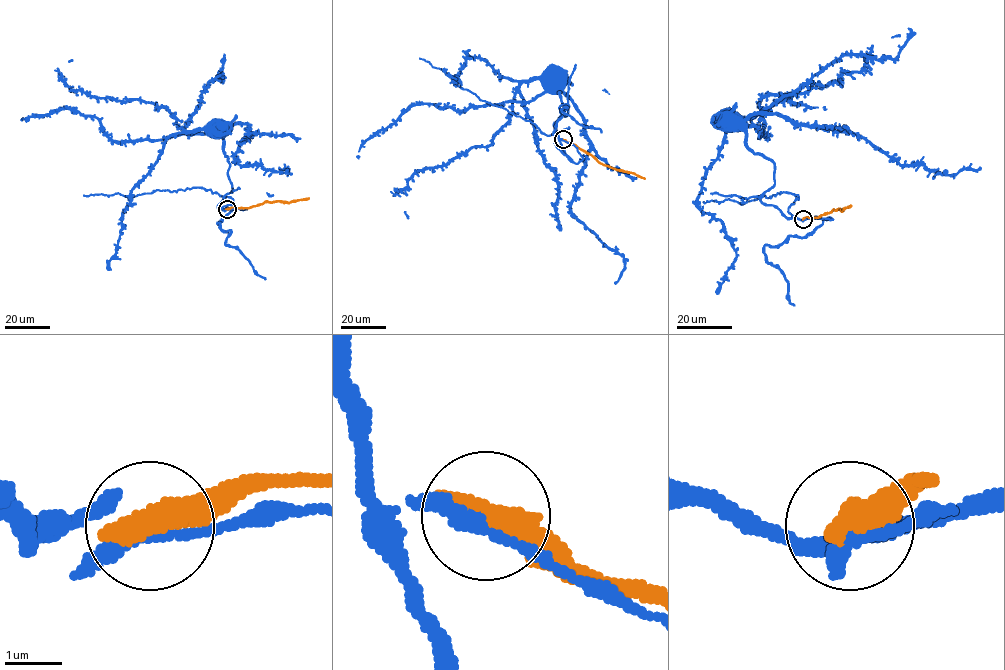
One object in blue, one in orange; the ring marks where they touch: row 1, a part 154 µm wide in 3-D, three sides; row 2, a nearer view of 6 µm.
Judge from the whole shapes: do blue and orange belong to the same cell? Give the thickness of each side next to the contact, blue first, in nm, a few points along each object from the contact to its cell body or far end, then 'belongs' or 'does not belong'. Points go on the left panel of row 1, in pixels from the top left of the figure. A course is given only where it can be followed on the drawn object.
240 nm thick on the blue side, 550 nm on the other; blue runs (227, 209), (247, 209), (218, 207), (232, 191), (232, 183), (224, 139), (212, 131), (213, 126); orange runs (227, 209), (308, 198); does not belong

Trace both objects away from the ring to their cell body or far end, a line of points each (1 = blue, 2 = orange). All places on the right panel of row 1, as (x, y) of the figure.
1: (803, 219), (833, 219), (786, 217), (762, 203), (774, 184), (774, 164), (719, 116)
2: (803, 219), (851, 205)

